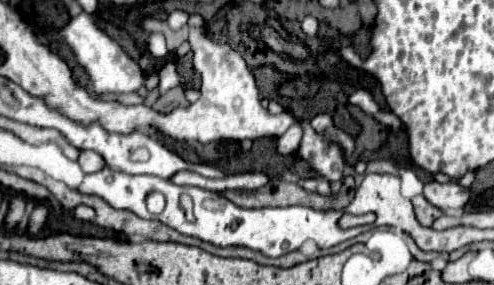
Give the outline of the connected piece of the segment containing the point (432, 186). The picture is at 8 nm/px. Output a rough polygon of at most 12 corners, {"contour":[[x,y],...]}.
{"contour":[[428,182],[424,196],[444,214],[460,210],[470,190],[456,182]]}

